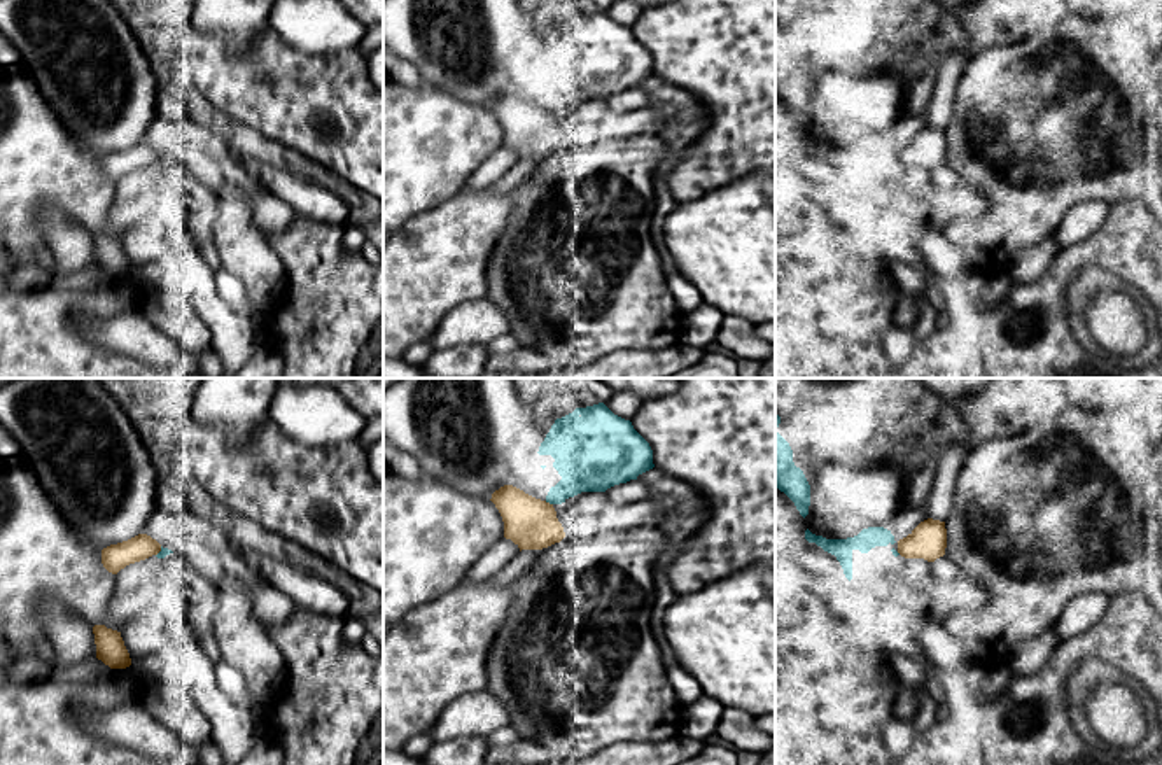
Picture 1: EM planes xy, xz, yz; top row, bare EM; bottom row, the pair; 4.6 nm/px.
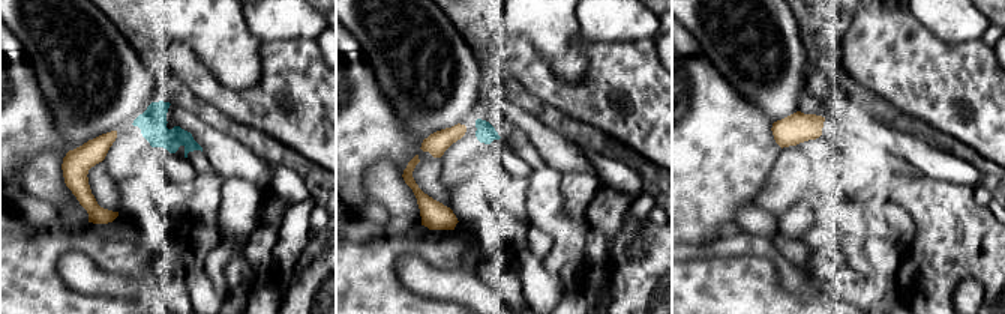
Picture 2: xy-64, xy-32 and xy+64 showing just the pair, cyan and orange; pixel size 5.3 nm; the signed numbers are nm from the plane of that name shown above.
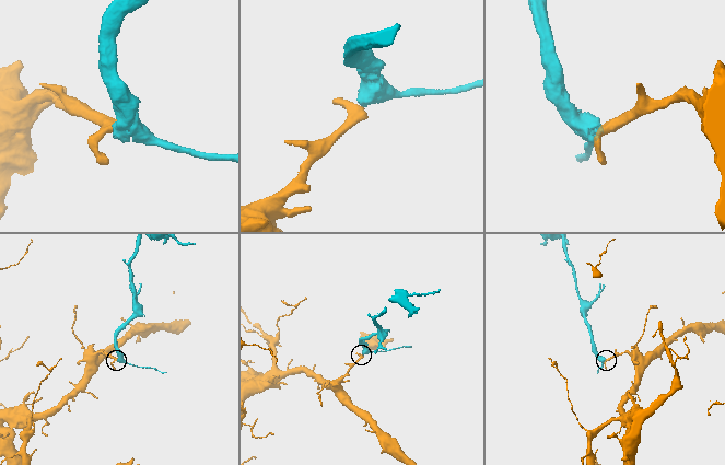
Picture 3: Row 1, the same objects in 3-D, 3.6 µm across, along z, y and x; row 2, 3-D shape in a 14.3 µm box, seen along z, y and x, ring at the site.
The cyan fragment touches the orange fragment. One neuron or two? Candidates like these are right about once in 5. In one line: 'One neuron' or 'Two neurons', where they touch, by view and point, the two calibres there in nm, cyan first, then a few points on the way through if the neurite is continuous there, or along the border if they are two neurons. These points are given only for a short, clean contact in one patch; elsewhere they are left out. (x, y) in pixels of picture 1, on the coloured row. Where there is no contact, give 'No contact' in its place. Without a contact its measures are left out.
Two neurons. Touches cyan at xz (548, 501). Thickness 280 nm (cyan) against 240 nm

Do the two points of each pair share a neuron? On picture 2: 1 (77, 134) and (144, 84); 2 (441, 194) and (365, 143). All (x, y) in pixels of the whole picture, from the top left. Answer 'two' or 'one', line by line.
1: one
2: one

